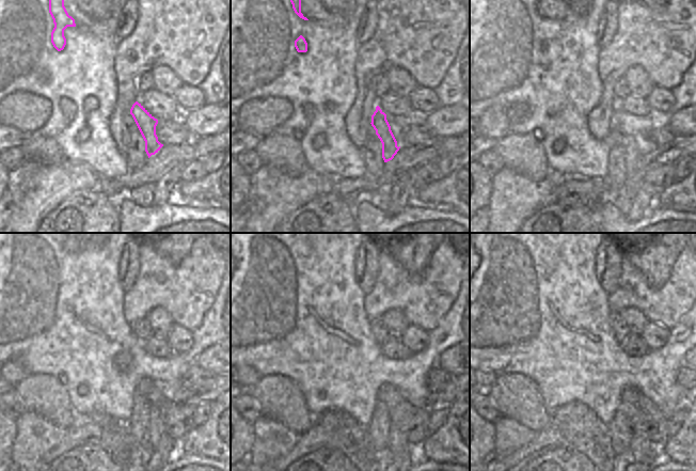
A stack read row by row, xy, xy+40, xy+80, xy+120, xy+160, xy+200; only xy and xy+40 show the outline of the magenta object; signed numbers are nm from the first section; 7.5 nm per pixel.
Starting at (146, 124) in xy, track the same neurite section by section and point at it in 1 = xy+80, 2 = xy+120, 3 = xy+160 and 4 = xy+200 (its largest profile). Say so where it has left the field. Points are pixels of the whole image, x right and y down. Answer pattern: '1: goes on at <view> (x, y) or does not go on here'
1: goes on at xy+80 (634, 179)
2: goes on at xy+120 (146, 387)
3: goes on at xy+160 (398, 443)
4: goes on at xy+200 (643, 450)

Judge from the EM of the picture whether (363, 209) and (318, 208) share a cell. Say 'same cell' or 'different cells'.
different cells

